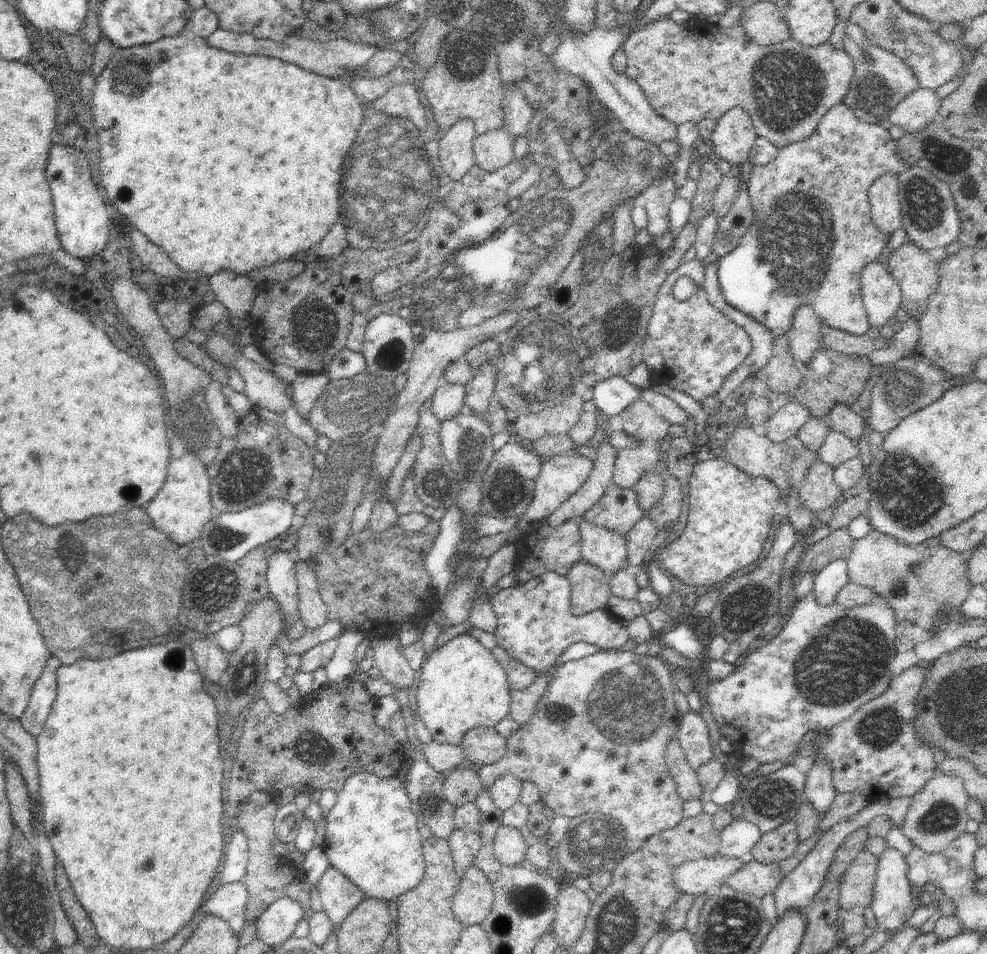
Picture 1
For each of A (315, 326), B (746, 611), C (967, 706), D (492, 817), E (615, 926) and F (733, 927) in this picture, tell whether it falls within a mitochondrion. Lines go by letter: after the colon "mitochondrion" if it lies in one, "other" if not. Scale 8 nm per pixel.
A: mitochondrion
B: mitochondrion
C: mitochondrion
D: other
E: mitochondrion
F: mitochondrion

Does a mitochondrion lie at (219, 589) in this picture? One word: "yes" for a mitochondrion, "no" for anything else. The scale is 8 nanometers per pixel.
yes

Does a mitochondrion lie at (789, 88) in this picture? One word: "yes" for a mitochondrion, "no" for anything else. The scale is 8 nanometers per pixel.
yes

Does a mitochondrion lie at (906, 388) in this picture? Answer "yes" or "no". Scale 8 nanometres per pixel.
yes

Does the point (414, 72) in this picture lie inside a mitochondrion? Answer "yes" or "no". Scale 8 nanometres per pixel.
no

